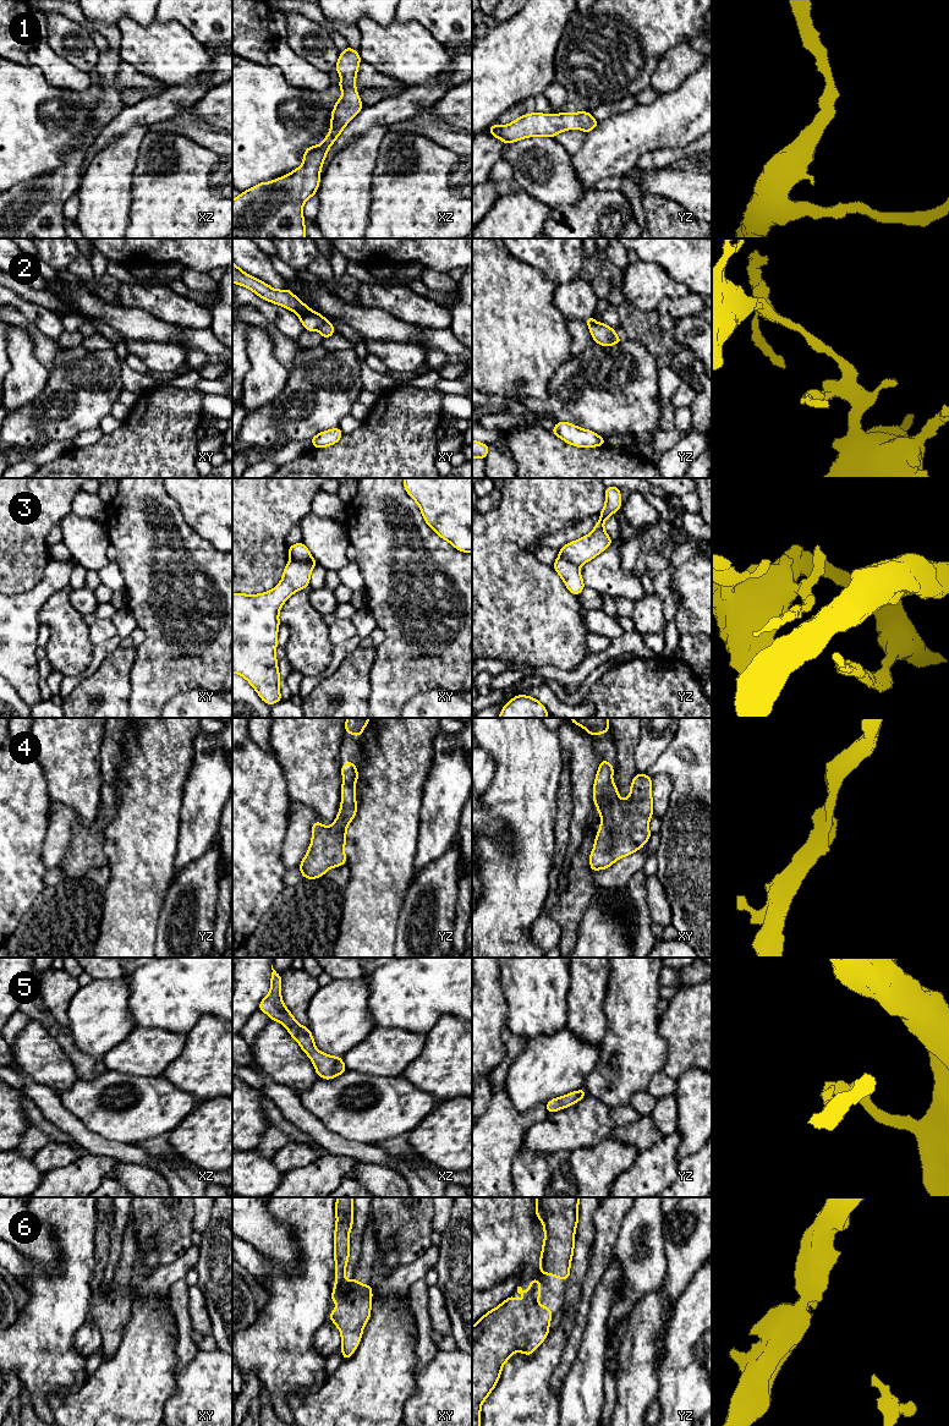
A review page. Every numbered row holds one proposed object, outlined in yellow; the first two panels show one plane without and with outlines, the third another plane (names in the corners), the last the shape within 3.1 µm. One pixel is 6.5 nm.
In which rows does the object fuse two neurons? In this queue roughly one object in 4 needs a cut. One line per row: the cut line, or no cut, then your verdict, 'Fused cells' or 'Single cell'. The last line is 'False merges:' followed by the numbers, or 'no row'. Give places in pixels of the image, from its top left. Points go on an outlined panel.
1: No split. Single cell
2: Split along xy (328, 322), (317, 329). Fused cells
3: Split along xy (311, 555), (305, 559), (290, 559). Fused cells
4: No split. Single cell
5: No split. Single cell
6: No split. Single cell
False merges: 2, 3

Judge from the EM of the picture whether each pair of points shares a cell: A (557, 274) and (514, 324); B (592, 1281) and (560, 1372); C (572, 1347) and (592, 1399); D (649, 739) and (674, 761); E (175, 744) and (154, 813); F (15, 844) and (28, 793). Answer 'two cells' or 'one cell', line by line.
A: two cells
B: one cell
C: two cells
D: two cells
E: one cell
F: one cell

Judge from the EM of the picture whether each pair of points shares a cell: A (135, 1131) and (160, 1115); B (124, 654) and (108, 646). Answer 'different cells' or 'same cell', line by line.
A: same cell
B: different cells

